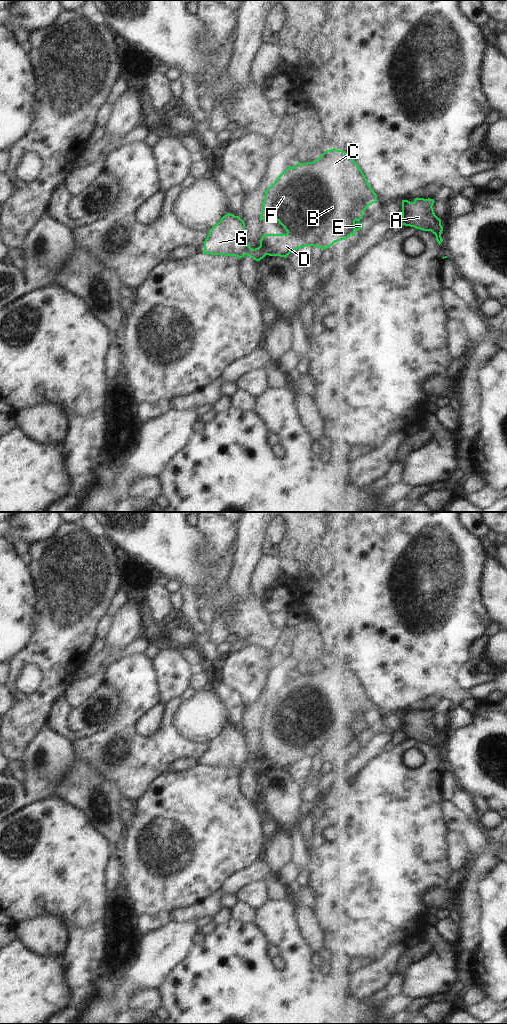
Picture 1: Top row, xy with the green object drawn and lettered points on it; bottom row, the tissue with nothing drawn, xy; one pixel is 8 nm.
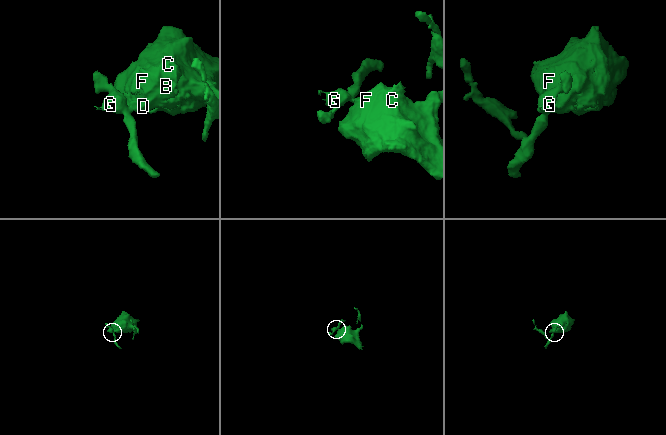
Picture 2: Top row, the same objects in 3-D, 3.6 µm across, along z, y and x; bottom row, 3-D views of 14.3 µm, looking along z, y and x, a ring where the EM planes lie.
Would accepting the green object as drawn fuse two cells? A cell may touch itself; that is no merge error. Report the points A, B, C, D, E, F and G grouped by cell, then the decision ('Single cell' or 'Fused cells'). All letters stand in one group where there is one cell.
Groups: A B C D E F / G. Fused cells

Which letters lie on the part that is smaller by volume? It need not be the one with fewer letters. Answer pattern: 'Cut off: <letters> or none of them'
Cut off: G

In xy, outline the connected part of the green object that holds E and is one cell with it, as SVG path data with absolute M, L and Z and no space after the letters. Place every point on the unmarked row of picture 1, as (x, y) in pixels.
M336 660L326 662L313 674L298 674L294 679L289 678L267 700L262 715L260 732L268 735L277 732L287 745L265 746L260 751L260 758L264 761L266 767L285 770L295 762L306 758L319 759L325 762L335 754L345 752L351 747L355 748L355 744L363 739L363 736L359 734L363 730L363 724L368 718L376 714L376 705L369 697L359 677L350 667Z

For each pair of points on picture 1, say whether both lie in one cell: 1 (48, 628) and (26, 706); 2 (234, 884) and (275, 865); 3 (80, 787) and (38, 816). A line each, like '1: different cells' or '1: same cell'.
1: same cell
2: different cells
3: different cells

